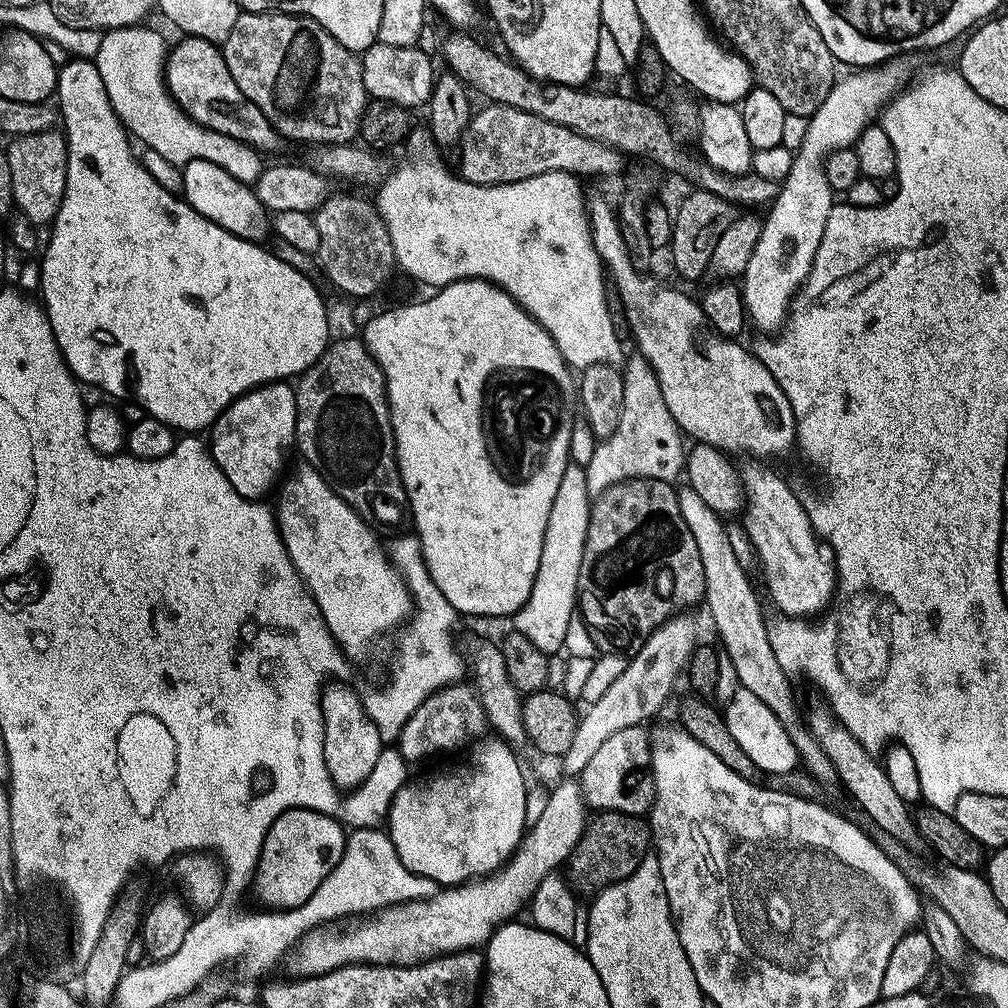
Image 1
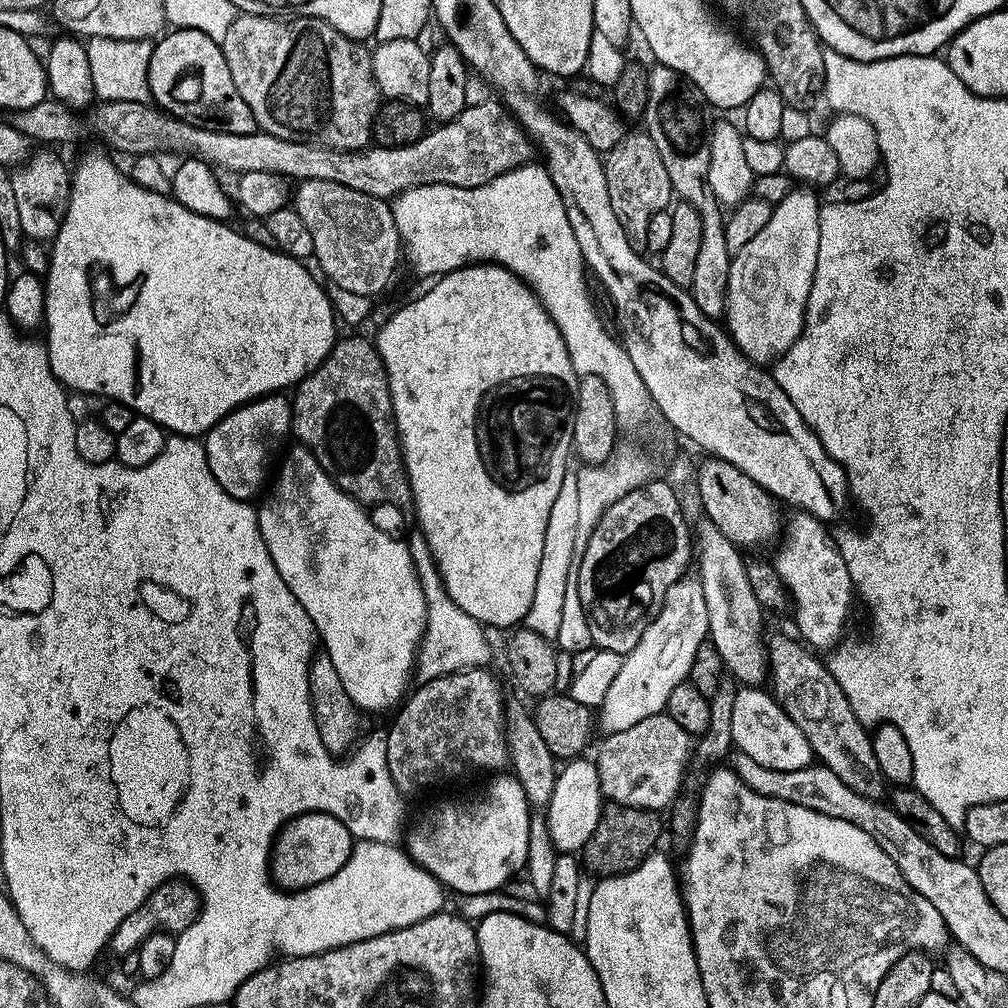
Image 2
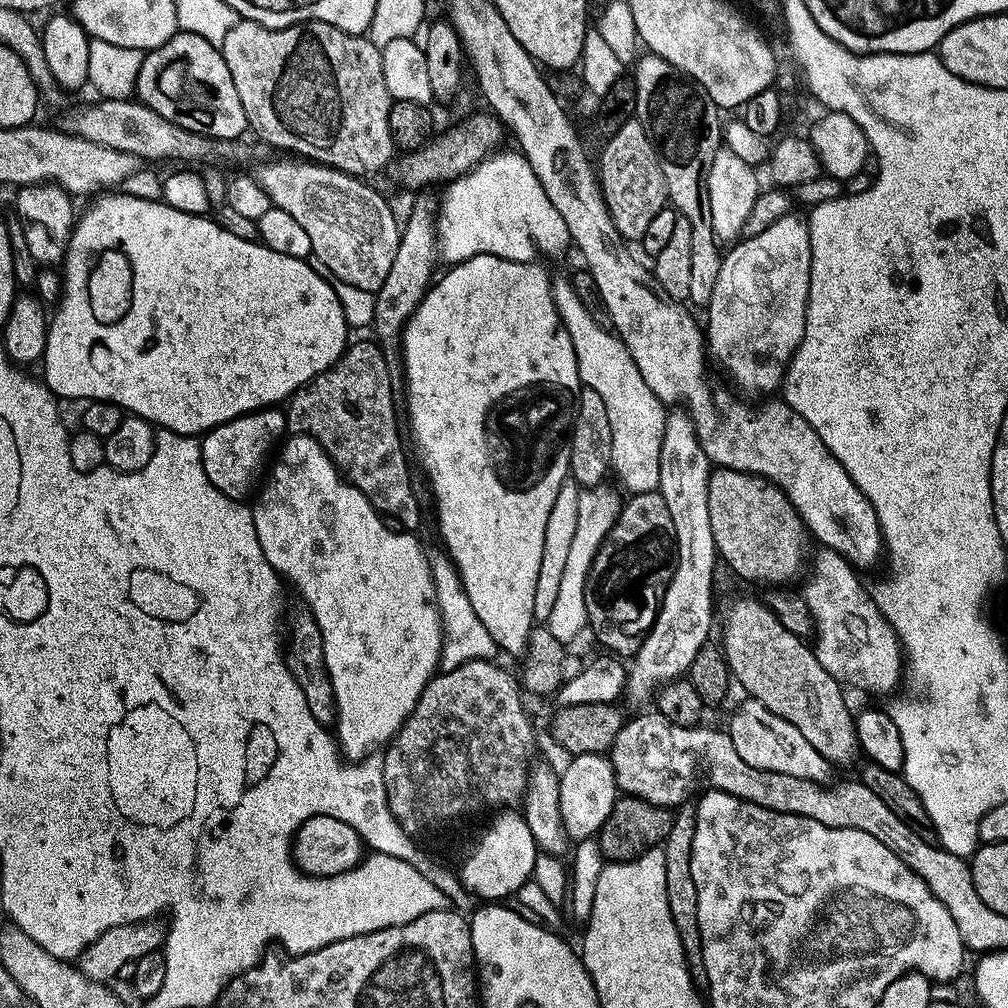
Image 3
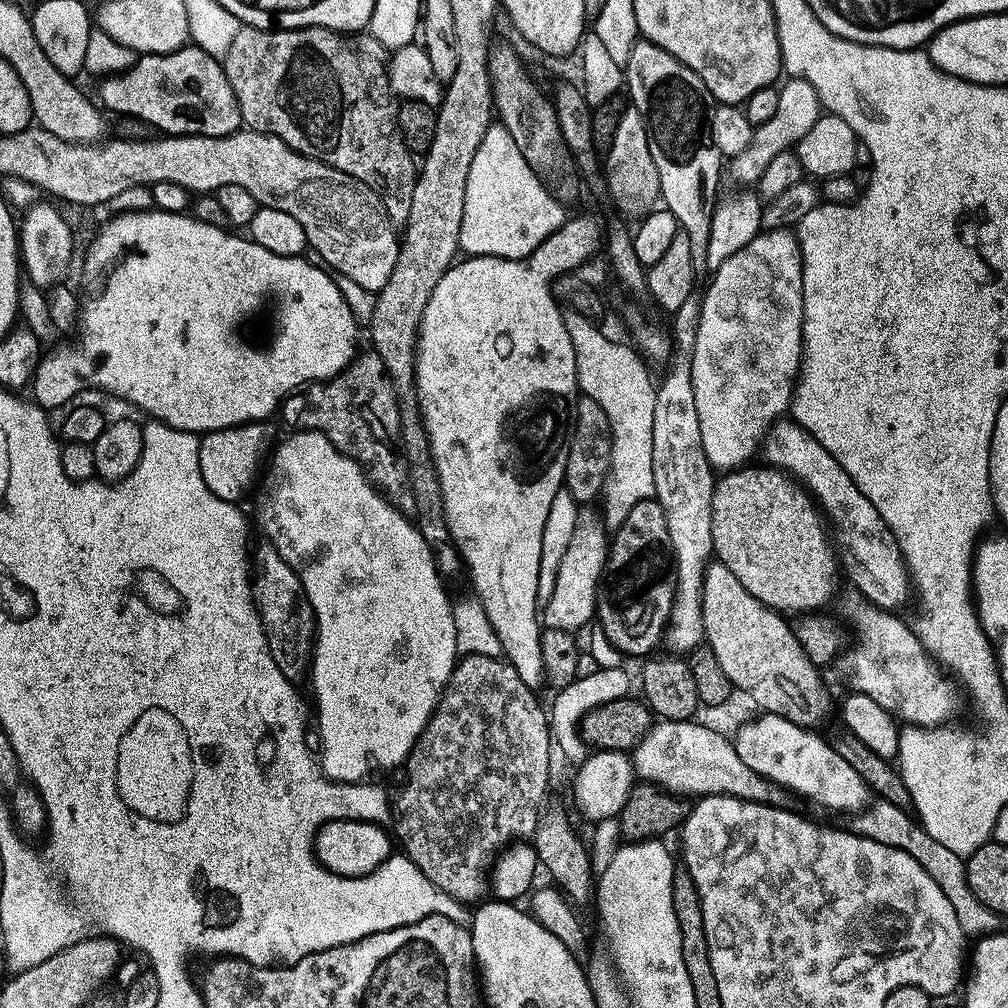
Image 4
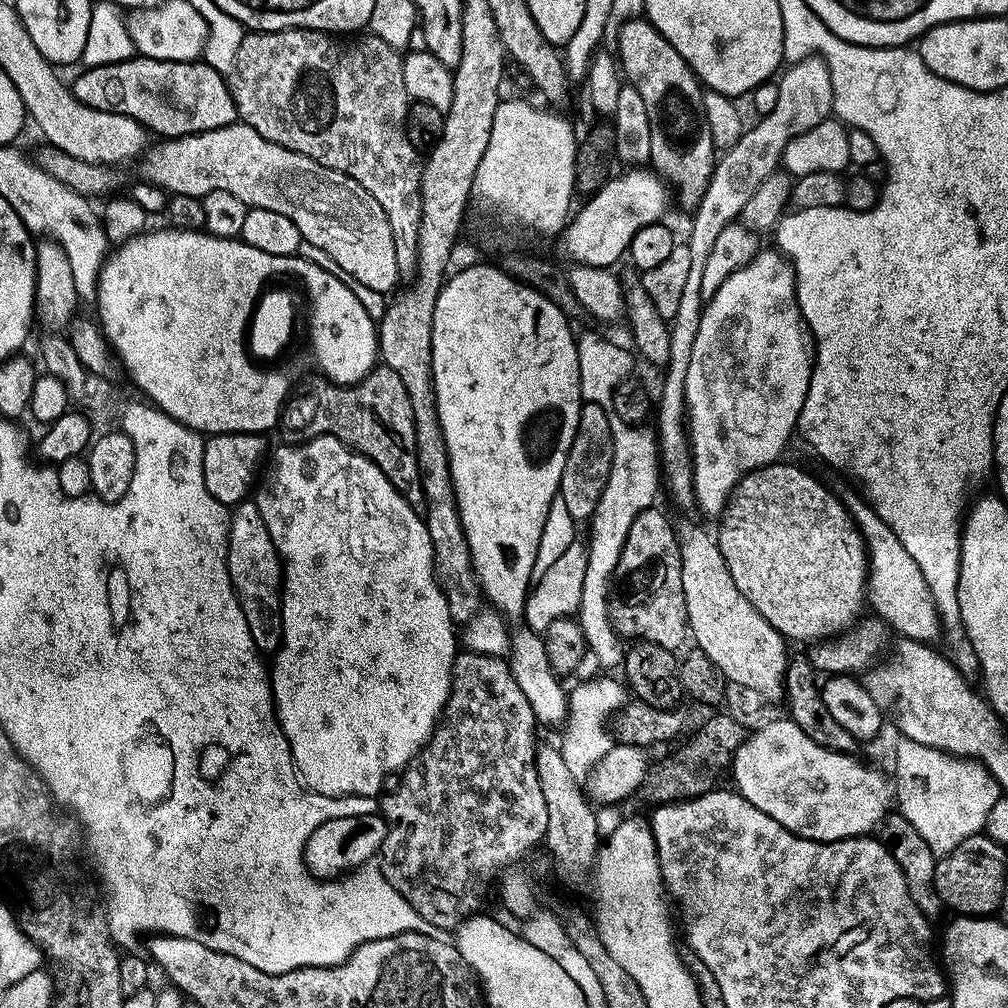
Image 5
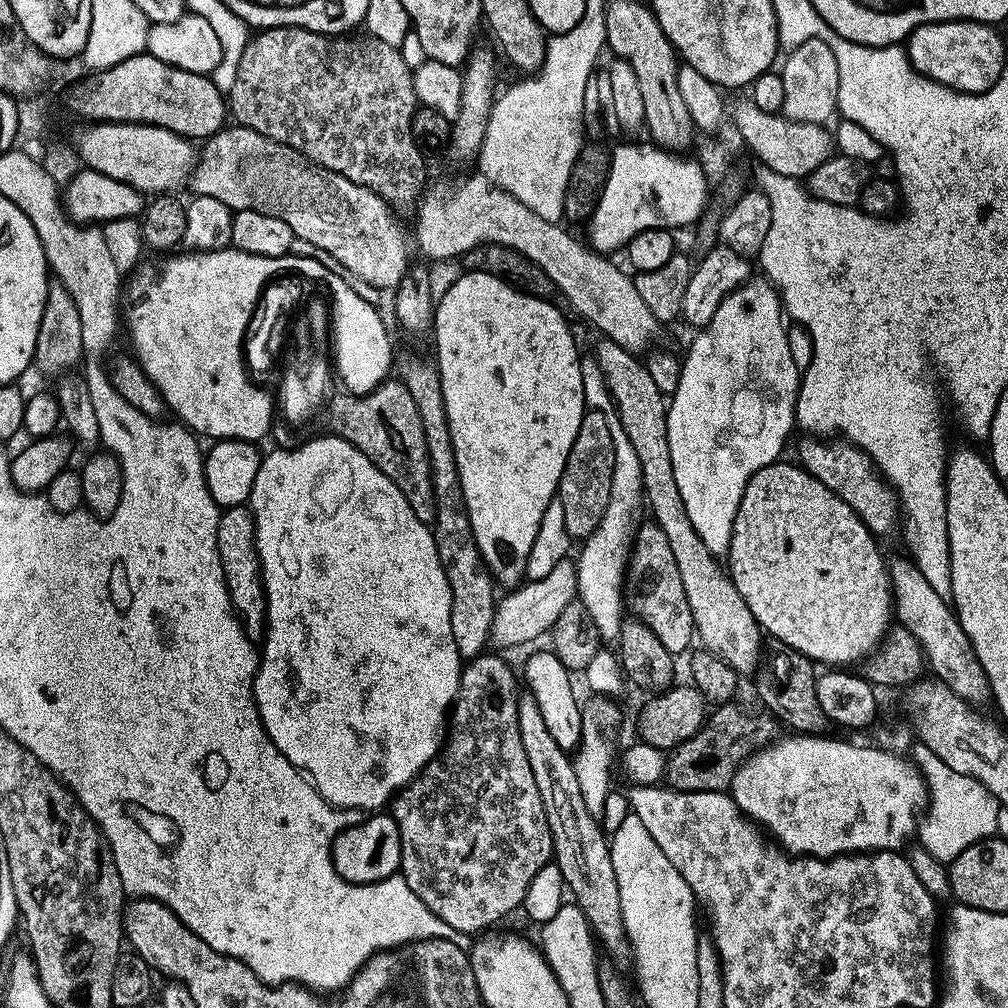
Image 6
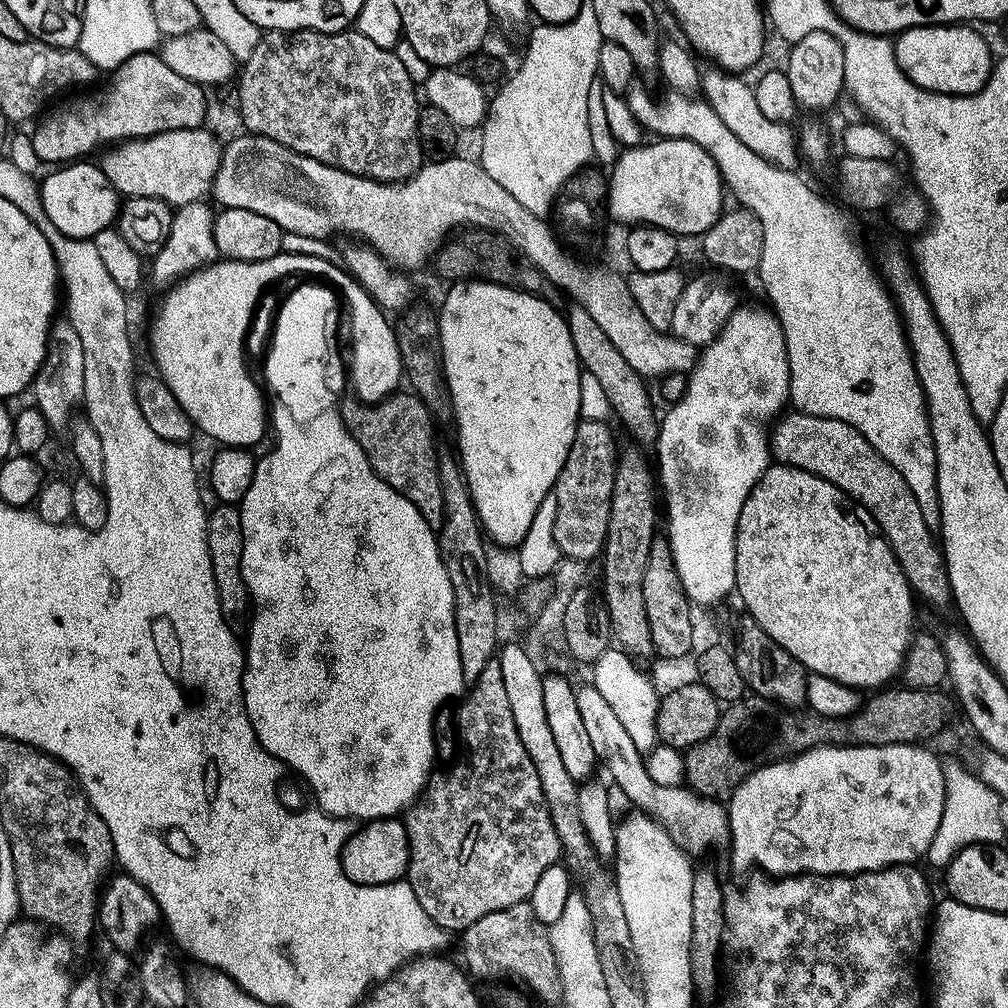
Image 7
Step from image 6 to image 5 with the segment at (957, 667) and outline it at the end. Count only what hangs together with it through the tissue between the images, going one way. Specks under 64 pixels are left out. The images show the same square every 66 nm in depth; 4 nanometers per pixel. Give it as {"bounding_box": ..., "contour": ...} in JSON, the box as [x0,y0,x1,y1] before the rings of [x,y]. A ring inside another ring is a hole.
{"bounding_box":[842,492,942,644],"contour":[[[848,492],[842,496],[842,503],[848,510],[848,515],[860,531],[860,537],[864,540],[864,548],[868,552],[868,586],[866,598],[875,615],[880,616],[891,628],[893,633],[899,634],[906,640],[918,640],[921,644],[932,644],[936,639],[941,639],[942,625],[940,612],[936,609],[934,594],[922,578],[922,570],[906,546],[898,542],[898,534],[882,522],[882,518],[876,513],[867,499]]]}

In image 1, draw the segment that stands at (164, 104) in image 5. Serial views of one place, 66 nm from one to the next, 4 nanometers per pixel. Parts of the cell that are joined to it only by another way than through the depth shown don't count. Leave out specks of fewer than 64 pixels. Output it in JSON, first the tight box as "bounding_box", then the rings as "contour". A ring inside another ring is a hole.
{"bounding_box":[164,36,282,150],"contour":[[[184,36],[176,49],[169,51],[164,65],[164,83],[168,93],[186,115],[198,124],[226,134],[253,149],[272,150],[282,144],[282,137],[270,121],[238,90],[238,82],[230,74],[224,61],[224,53],[217,45],[197,36]]]}

